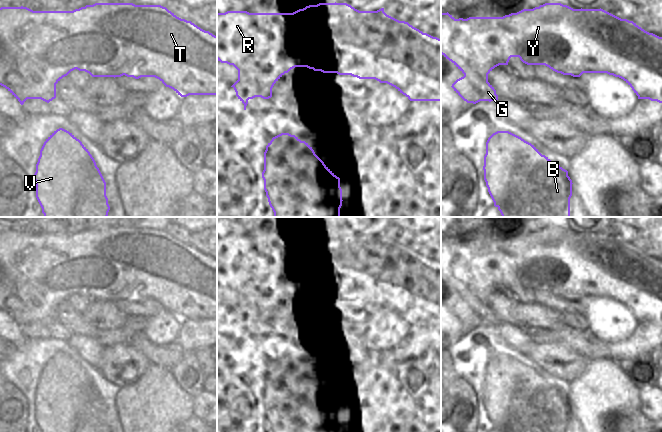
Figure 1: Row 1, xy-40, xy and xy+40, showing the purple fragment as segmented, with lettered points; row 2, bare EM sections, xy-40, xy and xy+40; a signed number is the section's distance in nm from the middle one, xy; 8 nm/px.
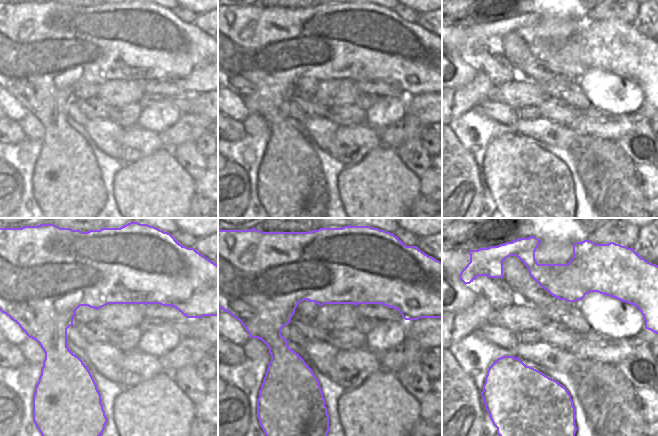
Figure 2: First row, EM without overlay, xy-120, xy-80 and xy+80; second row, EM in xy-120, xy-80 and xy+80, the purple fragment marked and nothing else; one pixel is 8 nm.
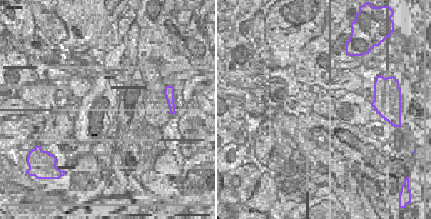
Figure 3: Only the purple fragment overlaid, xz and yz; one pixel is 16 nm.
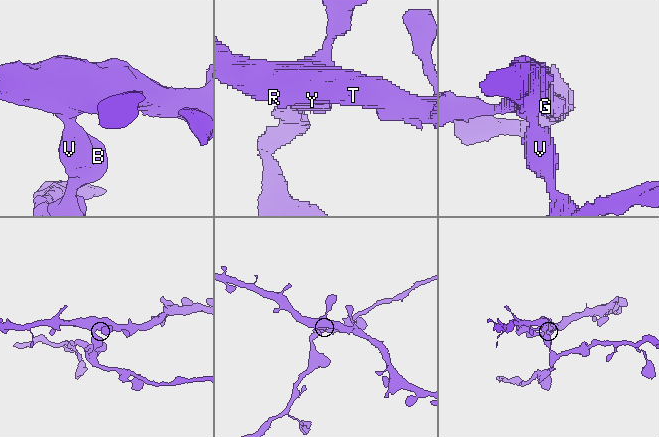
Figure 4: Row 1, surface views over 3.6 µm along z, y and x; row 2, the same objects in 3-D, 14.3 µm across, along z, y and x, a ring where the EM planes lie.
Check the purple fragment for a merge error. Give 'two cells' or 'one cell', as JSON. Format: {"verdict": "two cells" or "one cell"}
{"verdict": "two cells"}

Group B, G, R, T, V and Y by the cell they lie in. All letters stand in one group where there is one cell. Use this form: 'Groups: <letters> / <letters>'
Groups: B / G R T V Y

